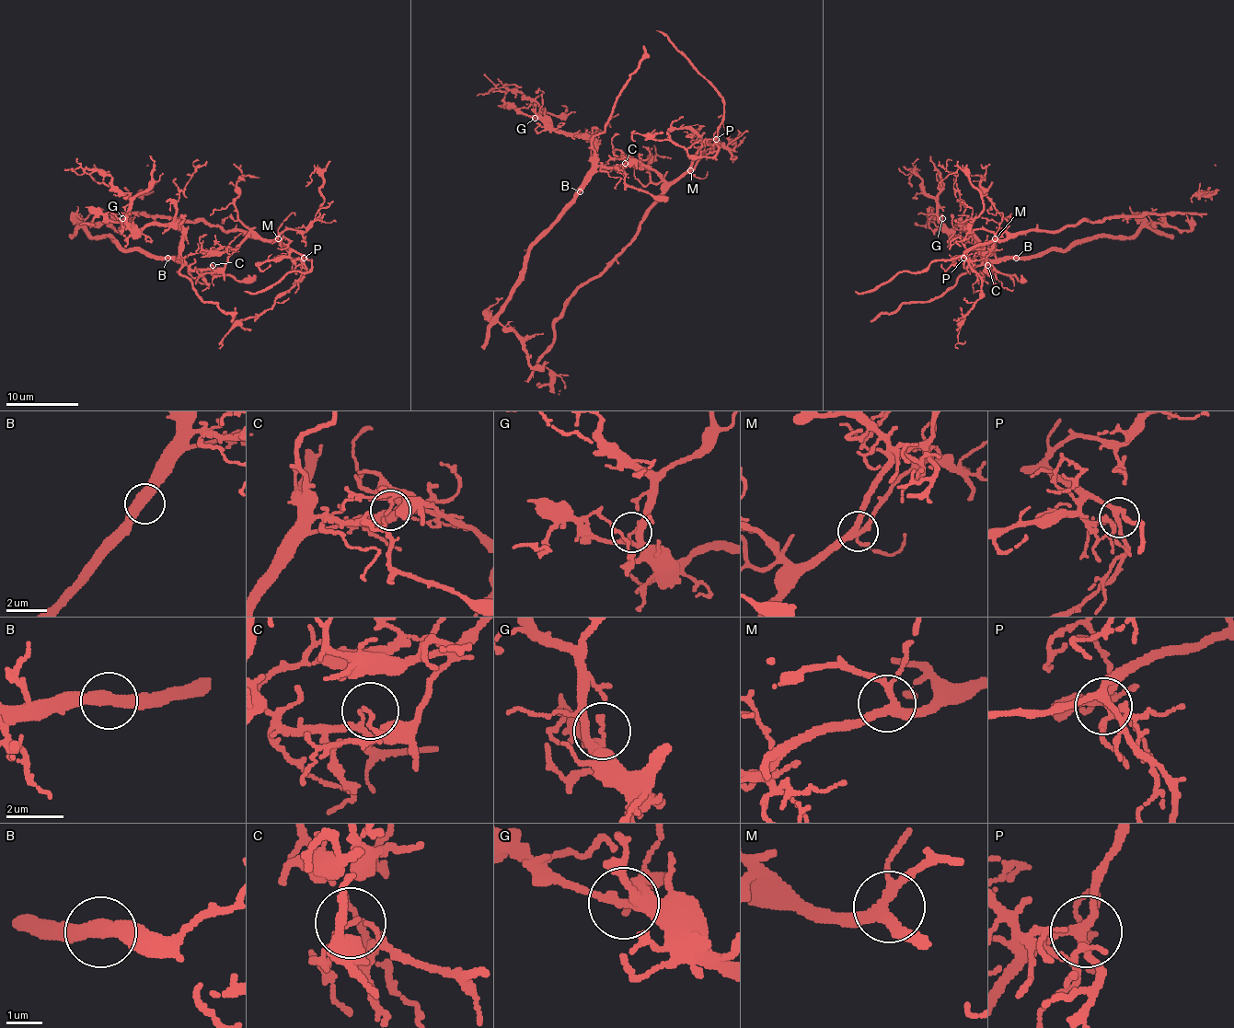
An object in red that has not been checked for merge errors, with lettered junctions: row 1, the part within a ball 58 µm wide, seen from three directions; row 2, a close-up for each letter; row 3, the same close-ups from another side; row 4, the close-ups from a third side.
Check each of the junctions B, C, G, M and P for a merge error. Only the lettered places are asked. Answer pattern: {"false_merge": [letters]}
{"false_merge": ["C"]}

